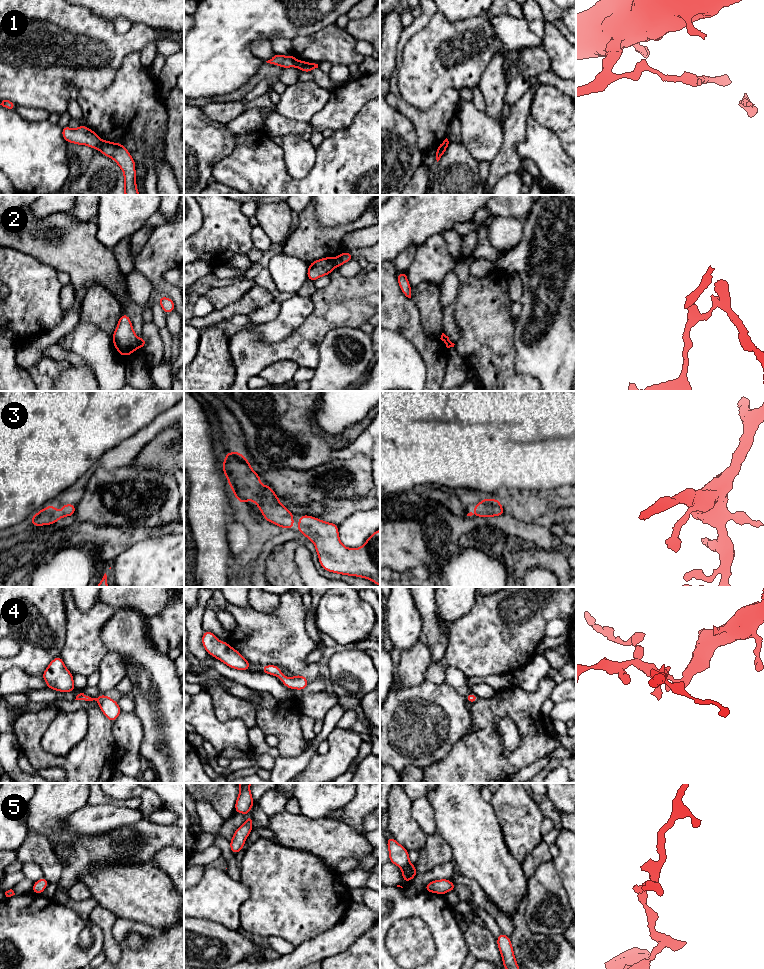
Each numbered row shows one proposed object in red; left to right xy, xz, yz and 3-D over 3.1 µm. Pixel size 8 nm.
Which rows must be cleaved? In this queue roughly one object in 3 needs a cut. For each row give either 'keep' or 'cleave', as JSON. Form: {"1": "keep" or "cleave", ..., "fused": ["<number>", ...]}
{"1": "cleave", "2": "cleave", "3": "keep", "4": "keep", "5": "keep", "fused": ["1", "2"]}

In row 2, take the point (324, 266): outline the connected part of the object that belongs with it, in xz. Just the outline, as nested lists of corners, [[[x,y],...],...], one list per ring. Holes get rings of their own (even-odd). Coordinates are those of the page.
[[[331,257],[316,260],[309,264],[307,278],[308,280],[315,281],[322,276],[329,275],[333,271],[334,267],[335,262]]]

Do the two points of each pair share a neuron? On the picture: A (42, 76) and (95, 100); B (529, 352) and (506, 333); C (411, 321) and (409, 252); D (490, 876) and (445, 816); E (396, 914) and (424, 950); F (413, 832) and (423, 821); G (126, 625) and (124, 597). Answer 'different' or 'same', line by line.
A: different
B: different
C: different
D: same
E: different
F: different
G: different

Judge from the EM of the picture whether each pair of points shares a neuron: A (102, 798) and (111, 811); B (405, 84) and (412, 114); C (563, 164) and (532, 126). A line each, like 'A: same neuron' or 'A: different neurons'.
A: different neurons
B: different neurons
C: same neuron

